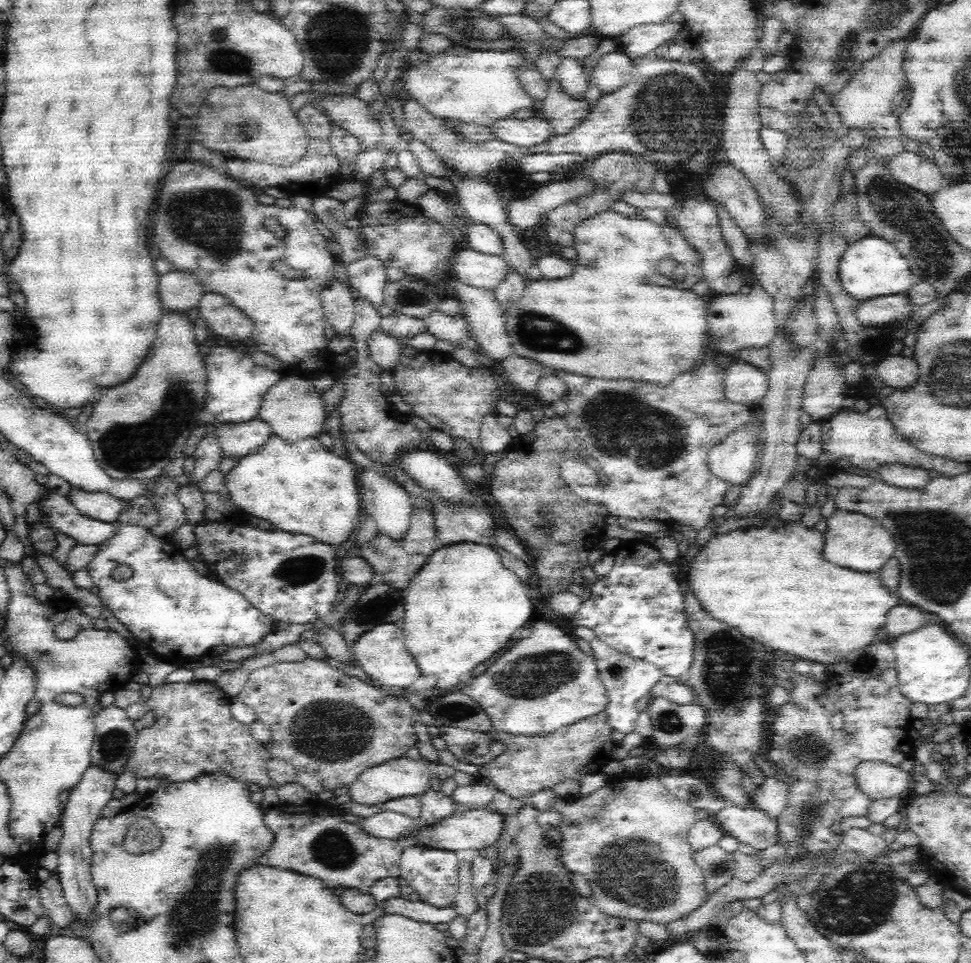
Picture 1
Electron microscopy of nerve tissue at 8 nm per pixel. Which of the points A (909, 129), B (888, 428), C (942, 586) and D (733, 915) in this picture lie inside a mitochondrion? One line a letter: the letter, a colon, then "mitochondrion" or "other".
A: other
B: other
C: mitochondrion
D: other

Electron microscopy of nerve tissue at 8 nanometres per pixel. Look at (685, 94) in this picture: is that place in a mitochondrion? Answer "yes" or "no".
yes

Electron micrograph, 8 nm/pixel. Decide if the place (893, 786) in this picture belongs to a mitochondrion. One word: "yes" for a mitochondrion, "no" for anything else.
no

